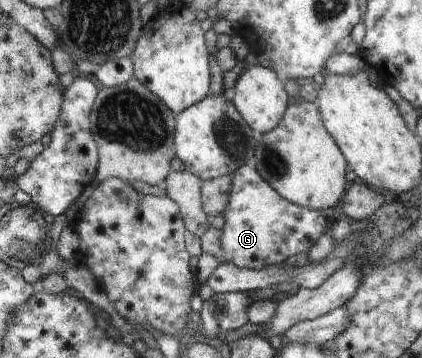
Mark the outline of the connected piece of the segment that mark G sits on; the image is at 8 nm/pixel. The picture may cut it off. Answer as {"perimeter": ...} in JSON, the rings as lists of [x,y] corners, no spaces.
{"perimeter":[[[248,165],[233,173],[233,186],[224,212],[223,249],[227,262],[247,269],[282,264],[286,258],[306,252],[317,244],[334,222],[333,210],[314,210],[291,203]]]}

